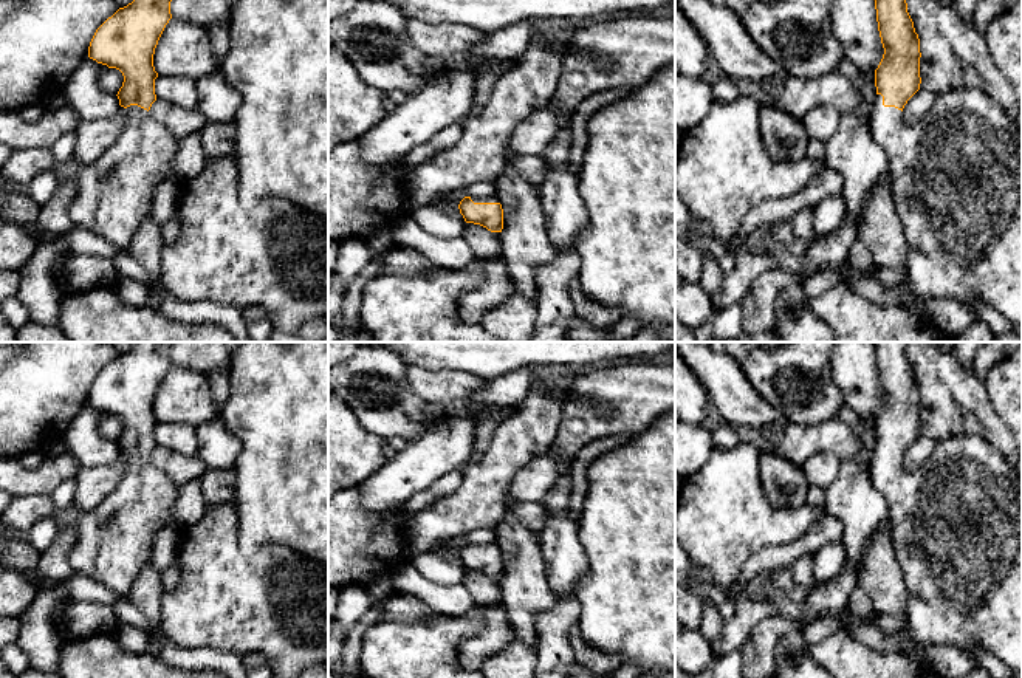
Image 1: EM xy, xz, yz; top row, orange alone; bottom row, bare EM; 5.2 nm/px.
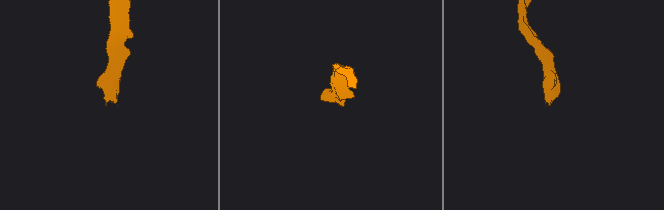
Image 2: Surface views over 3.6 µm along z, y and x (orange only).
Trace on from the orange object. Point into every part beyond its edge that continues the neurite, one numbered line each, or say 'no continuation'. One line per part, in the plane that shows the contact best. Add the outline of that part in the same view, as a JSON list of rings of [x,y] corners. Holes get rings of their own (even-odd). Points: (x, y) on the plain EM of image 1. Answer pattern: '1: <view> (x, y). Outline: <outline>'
1: yz (956, 523). Outline: [[[957,435],[937,441],[931,457],[917,472],[907,471],[901,457],[884,454],[881,441],[876,441],[872,455],[870,480],[887,506],[892,546],[909,596],[906,624],[915,639],[923,645],[959,647],[969,652],[972,656],[977,649],[982,649],[1003,663],[1010,669],[1011,678],[1022,678],[1022,481],[1016,469],[999,450],[993,449],[977,435]]]

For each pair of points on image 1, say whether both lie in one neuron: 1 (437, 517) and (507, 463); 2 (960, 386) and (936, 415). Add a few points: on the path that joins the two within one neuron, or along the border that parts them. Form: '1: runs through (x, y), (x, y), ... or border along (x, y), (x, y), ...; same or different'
1: runs through (454, 516), (490, 480); same
2: runs through (953, 393), (943, 407); same

